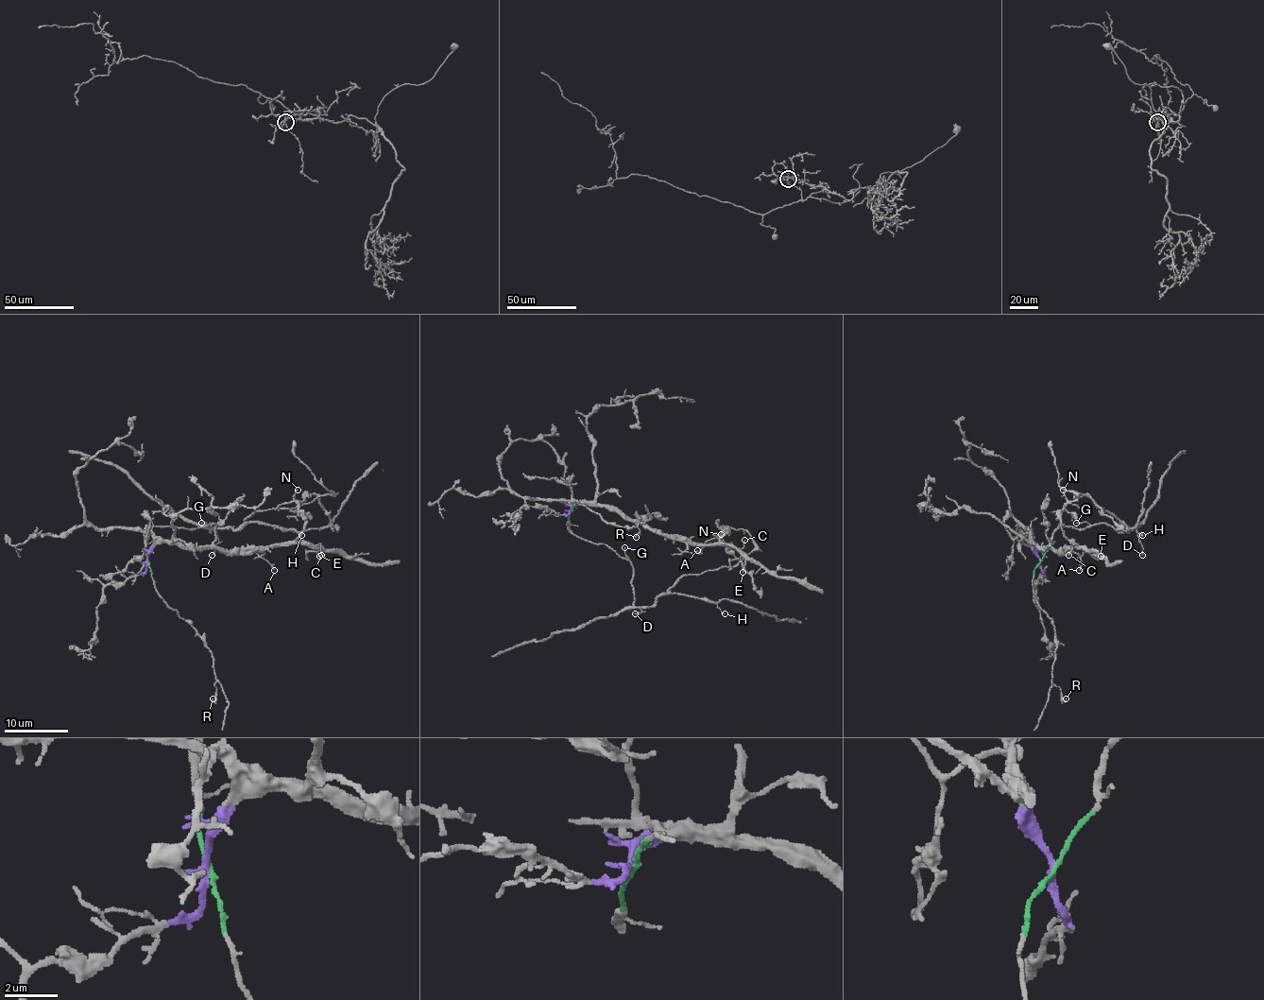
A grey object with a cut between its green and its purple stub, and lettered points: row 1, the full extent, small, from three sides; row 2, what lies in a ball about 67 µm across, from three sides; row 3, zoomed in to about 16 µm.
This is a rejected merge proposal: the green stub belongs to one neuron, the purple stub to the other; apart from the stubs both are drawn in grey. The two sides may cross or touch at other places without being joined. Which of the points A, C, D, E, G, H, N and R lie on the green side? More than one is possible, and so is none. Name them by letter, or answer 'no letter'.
D, G, H, R

